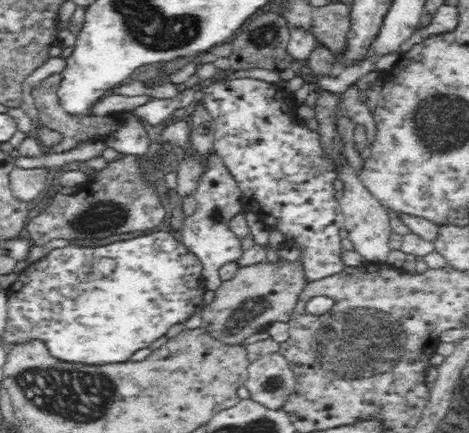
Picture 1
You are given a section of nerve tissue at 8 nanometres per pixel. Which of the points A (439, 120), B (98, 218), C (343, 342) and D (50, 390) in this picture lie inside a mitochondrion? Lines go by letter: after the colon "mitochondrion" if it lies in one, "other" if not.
A: mitochondrion
B: mitochondrion
C: mitochondrion
D: mitochondrion

